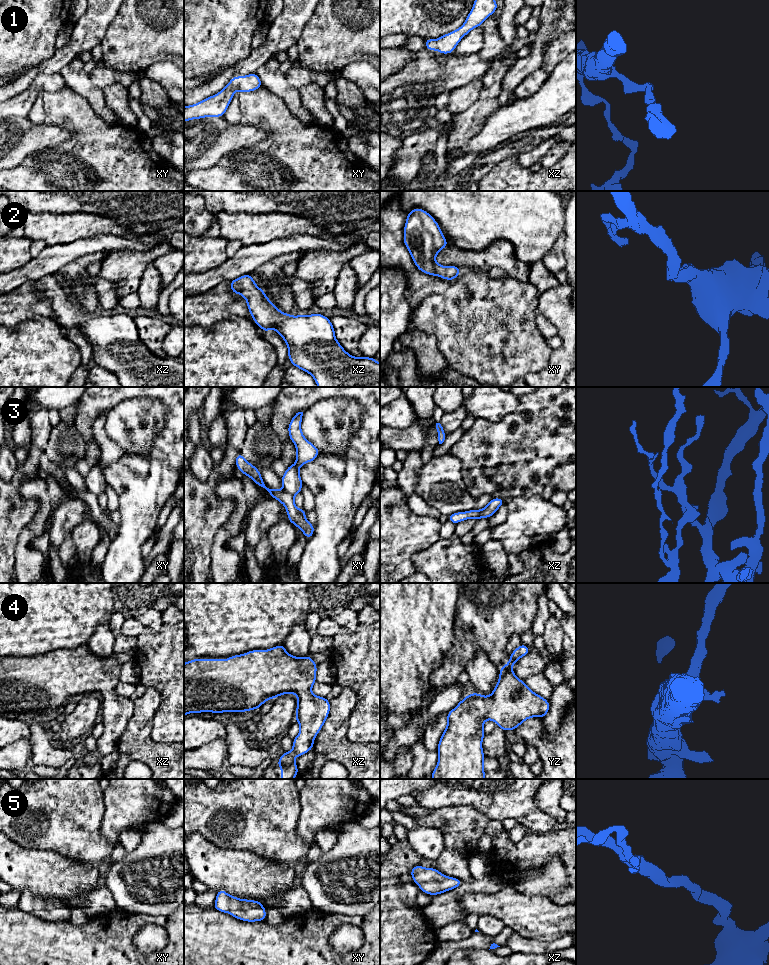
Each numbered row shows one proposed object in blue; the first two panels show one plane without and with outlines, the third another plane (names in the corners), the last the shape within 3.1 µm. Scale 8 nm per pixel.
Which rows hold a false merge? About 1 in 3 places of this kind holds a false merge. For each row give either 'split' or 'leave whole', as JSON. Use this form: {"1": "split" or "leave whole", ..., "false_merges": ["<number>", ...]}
{"1": "leave whole", "2": "leave whole", "3": "split", "4": "leave whole", "5": "leave whole", "false_merges": ["3"]}

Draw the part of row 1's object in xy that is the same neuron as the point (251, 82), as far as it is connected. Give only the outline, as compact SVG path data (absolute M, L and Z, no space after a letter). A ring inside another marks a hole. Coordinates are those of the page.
M257 73L242 77L236 75L217 94L196 104L184 106L184 122L204 117L223 117L237 90L251 92L261 87L262 83Z

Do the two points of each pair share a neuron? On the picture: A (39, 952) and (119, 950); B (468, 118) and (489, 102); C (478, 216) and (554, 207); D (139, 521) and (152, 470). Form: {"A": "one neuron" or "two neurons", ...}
{"A": "one neuron", "B": "one neuron", "C": "one neuron", "D": "one neuron"}

